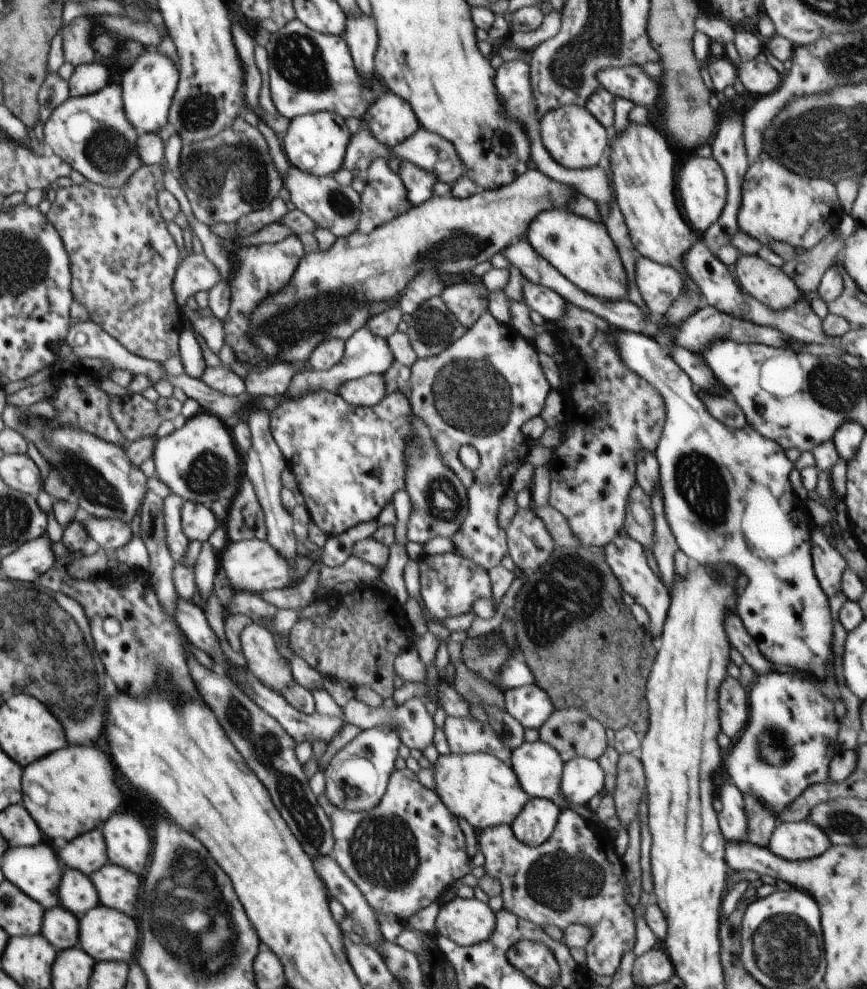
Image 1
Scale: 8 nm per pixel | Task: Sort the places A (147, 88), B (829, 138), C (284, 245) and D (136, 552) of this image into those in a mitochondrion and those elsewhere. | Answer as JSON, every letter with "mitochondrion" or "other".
{"A":"other","B":"mitochondrion","C":"other","D":"other"}

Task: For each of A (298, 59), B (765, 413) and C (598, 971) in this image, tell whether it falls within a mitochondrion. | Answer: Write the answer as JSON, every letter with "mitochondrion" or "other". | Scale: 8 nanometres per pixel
{"A":"mitochondrion","B":"other","C":"other"}

